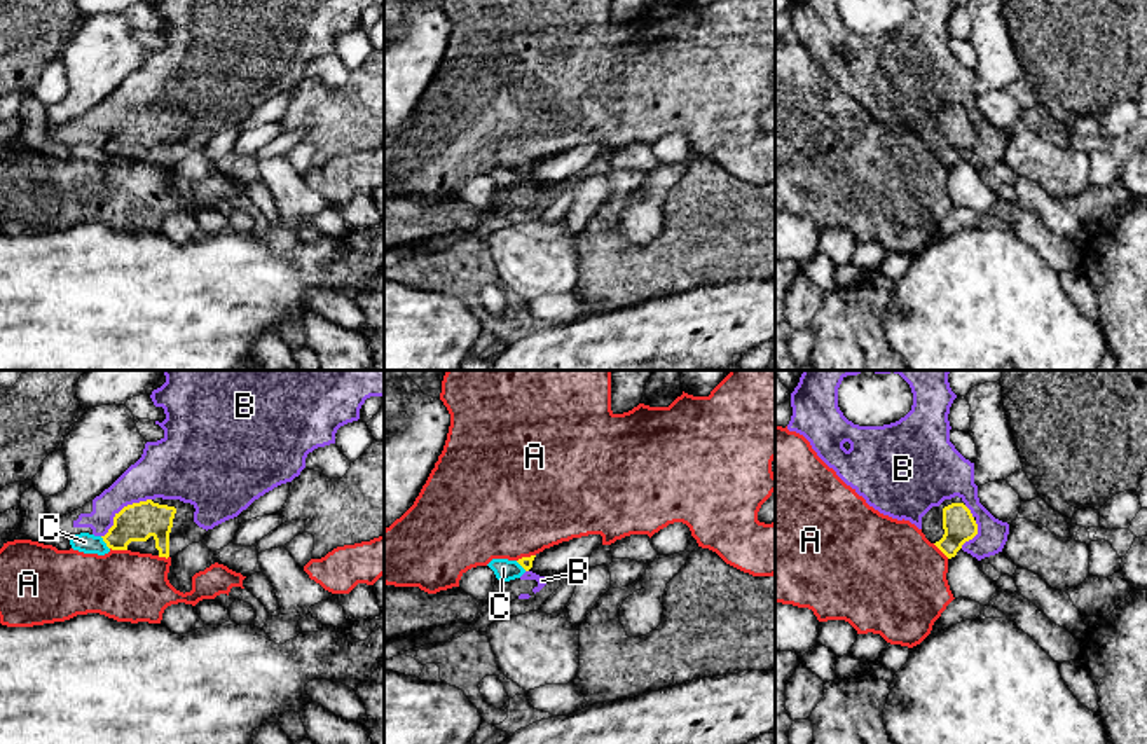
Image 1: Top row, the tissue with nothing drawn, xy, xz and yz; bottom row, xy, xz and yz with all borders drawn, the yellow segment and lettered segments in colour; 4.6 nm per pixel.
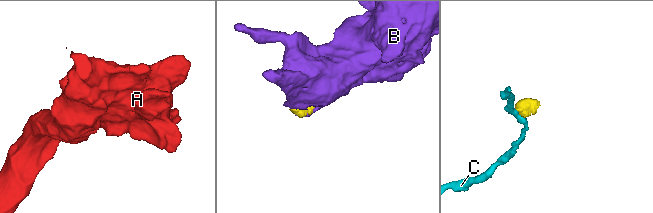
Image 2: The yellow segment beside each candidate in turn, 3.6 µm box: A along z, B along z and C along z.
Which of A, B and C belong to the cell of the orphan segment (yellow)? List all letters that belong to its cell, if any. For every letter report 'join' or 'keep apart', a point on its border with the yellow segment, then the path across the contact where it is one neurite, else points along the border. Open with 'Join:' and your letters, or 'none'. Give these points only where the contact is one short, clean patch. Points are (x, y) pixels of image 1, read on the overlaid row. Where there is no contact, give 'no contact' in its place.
Join: A
A: join; meets yellow in xy at (119, 549); runs through xy (135, 523), (119, 538), (119, 549), (119, 570), (124, 585)
B: keep apart; meets yellow in xy at (123, 509)
C: keep apart; meets yellow in xy at (105, 542); border along xy (100, 537), (109, 549)

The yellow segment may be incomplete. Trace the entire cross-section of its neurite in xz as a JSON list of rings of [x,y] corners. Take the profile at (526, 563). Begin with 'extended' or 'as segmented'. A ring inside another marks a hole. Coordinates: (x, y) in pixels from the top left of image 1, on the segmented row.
extended | [[[447,370],[440,400],[450,414],[447,440],[414,505],[384,529],[386,585],[419,587],[428,594],[436,594],[459,587],[459,580],[468,569],[487,566],[492,559],[517,561],[529,571],[539,552],[562,541],[601,534],[602,545],[611,545],[630,534],[651,538],[674,522],[686,524],[698,547],[716,552],[726,564],[752,576],[775,575],[775,522],[758,520],[761,505],[775,491],[772,472],[775,459],[775,370],[730,370],[709,396],[693,396],[683,391],[669,407],[639,403],[623,414],[611,410],[611,370]]]

